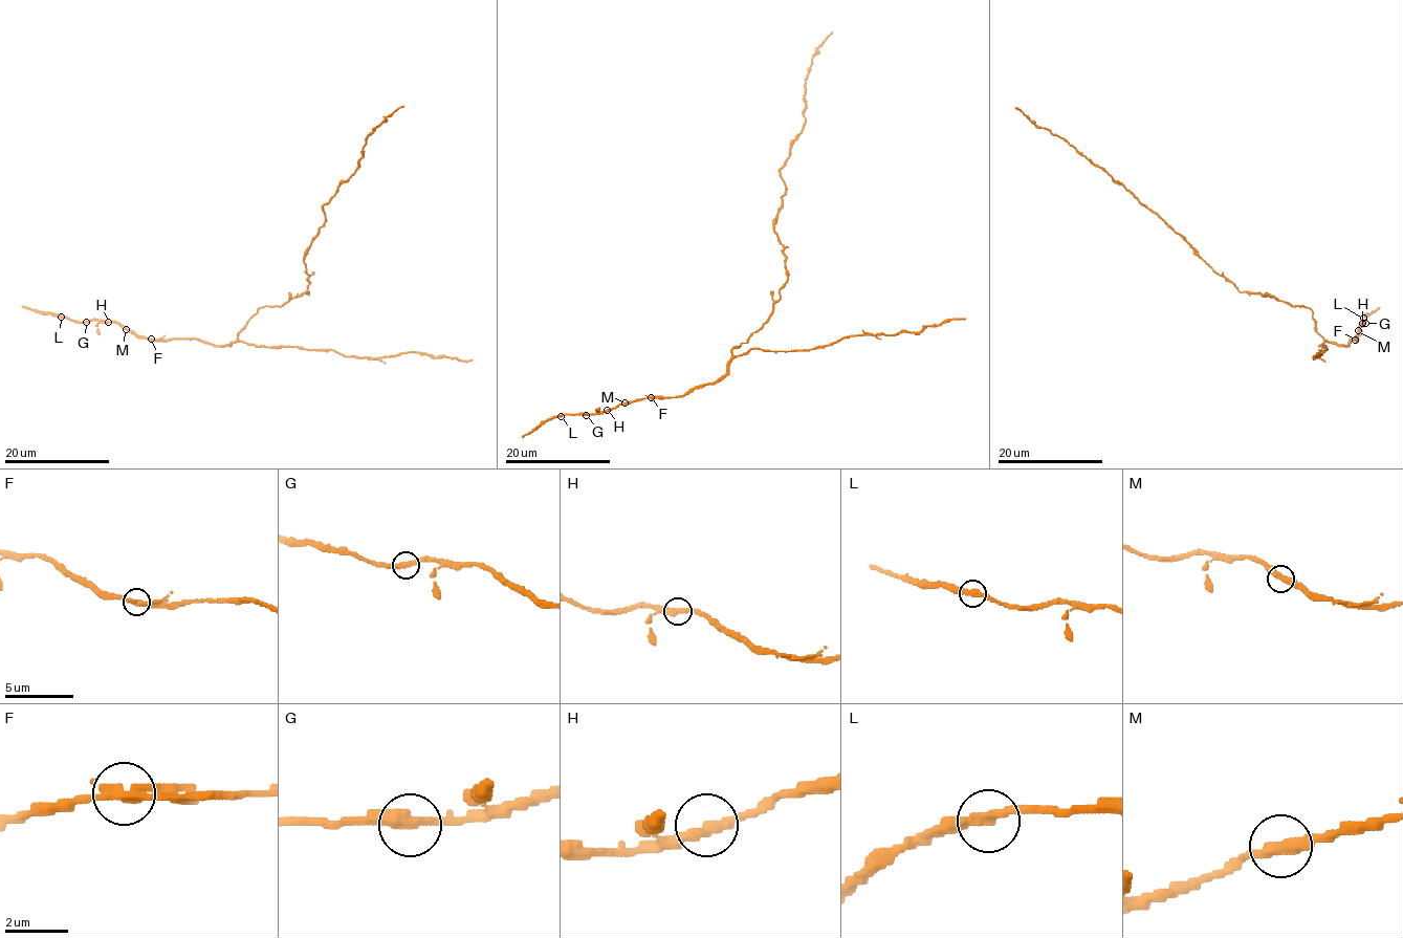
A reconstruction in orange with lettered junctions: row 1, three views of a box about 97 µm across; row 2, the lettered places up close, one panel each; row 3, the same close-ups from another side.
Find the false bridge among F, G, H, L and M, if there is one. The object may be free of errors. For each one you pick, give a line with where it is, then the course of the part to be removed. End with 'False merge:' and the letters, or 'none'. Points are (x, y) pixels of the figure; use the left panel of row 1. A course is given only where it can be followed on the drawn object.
False merge: none

